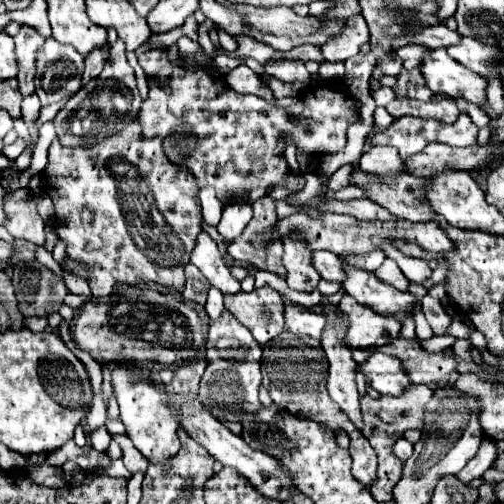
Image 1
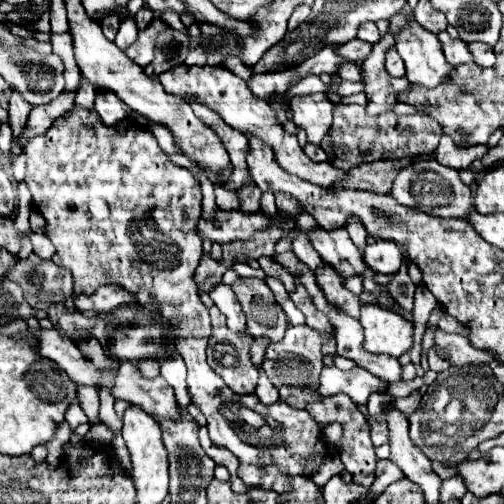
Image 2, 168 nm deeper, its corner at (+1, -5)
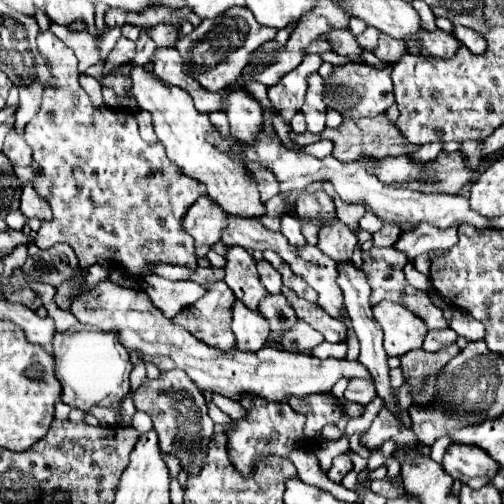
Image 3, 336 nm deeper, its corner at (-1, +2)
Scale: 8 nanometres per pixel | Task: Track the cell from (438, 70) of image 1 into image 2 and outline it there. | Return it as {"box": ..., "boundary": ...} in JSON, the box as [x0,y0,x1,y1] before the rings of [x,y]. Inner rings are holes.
{"box":[394,20,452,88],"boundary":[[[416,20],[406,22],[396,32],[394,44],[406,64],[406,78],[412,84],[436,88],[448,78],[452,66],[444,60],[438,38],[422,28]]]}

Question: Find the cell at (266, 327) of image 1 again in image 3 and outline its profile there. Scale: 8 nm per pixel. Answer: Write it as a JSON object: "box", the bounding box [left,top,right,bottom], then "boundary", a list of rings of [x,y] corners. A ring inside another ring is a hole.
{"box":[226,247,268,311],"boundary":[[[230,247],[226,259],[226,285],[234,291],[236,299],[240,299],[248,309],[256,311],[258,303],[268,295],[268,291],[258,277],[254,257],[242,247]]]}

